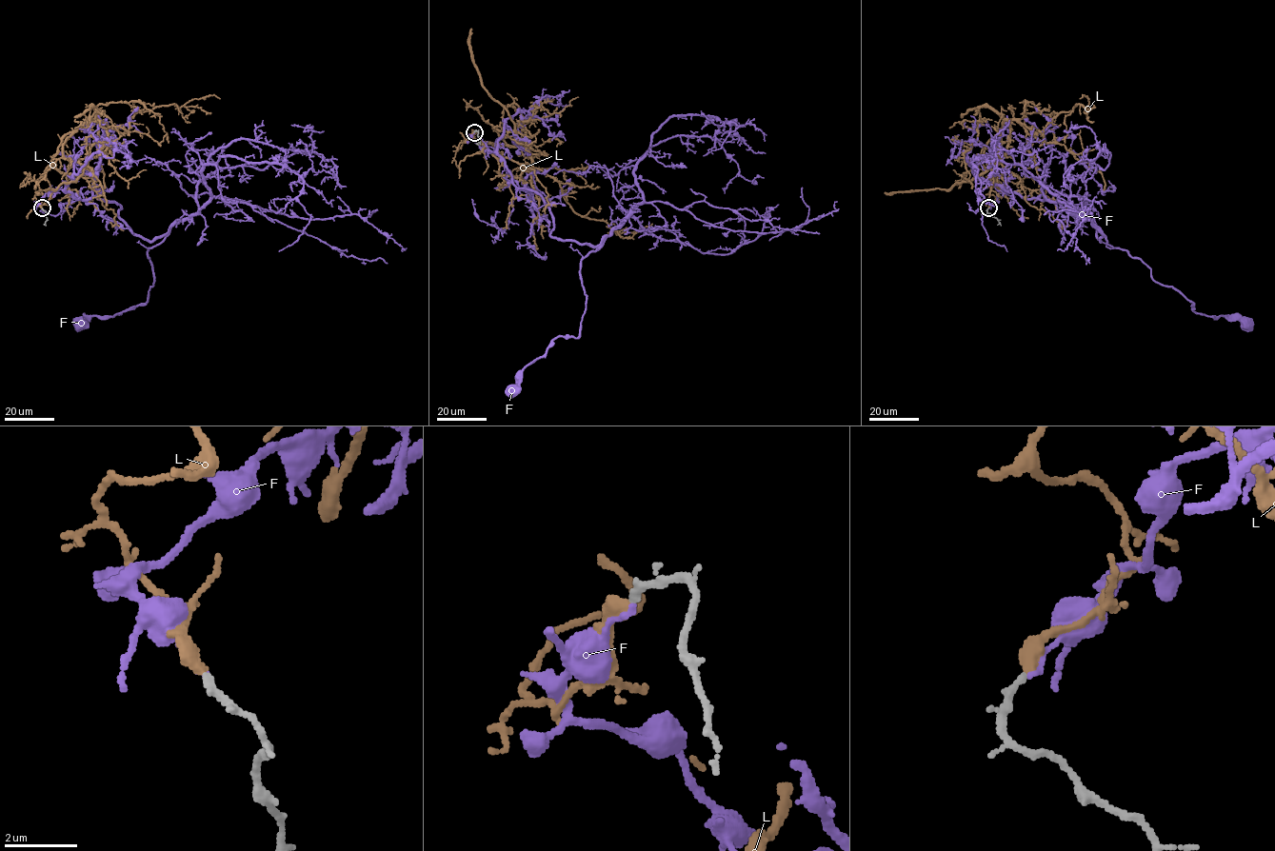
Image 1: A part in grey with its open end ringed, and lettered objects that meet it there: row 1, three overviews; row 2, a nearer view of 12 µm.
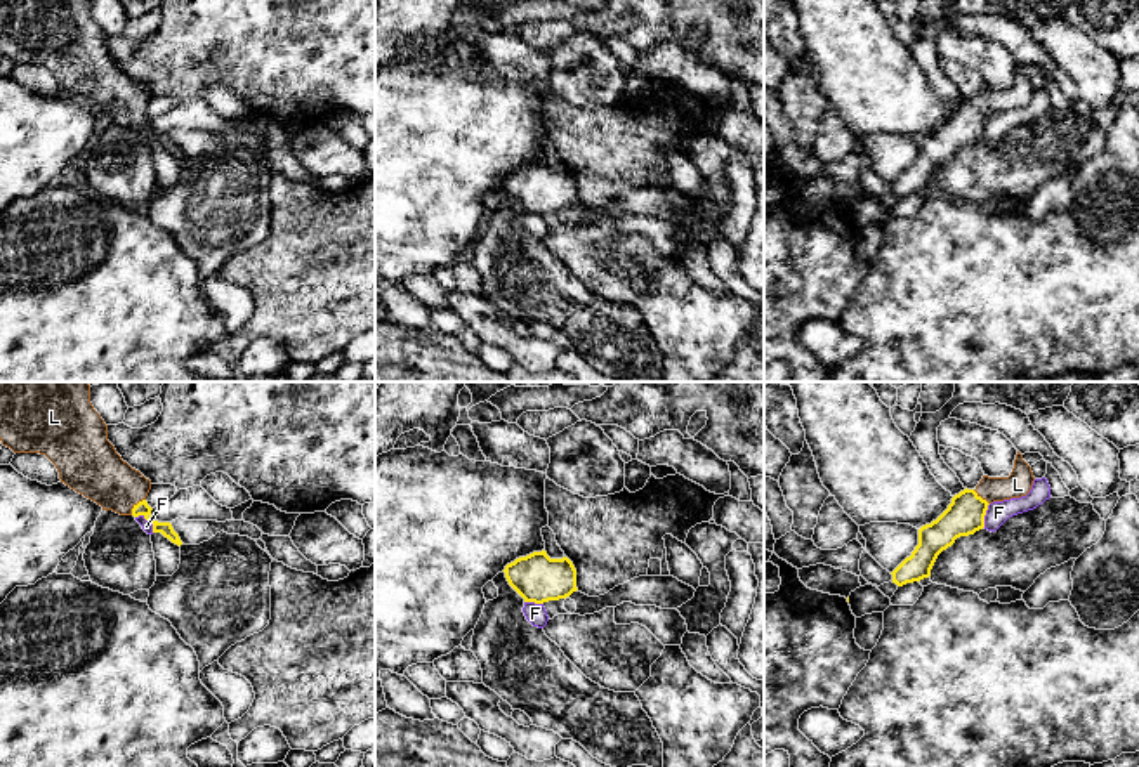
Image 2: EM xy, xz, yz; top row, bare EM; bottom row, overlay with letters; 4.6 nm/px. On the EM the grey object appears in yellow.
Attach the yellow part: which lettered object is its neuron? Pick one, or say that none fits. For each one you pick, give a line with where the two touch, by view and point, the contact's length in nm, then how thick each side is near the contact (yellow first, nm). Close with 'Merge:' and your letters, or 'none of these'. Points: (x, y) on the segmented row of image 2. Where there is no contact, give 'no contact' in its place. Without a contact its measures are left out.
L: contact xy (136, 505); length 100 nm; calibres 60 and 260 nm
Merge: L

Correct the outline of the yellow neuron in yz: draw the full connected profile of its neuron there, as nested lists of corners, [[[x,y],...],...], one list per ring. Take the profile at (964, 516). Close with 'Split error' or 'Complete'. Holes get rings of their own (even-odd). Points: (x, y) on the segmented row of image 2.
[[[1017,451],[1009,477],[983,475],[974,489],[964,489],[951,498],[948,508],[931,524],[918,529],[918,545],[891,574],[892,583],[903,587],[931,576],[938,555],[957,538],[974,534],[984,528],[988,505],[1026,496],[1033,486],[1031,467]]]. Split error

